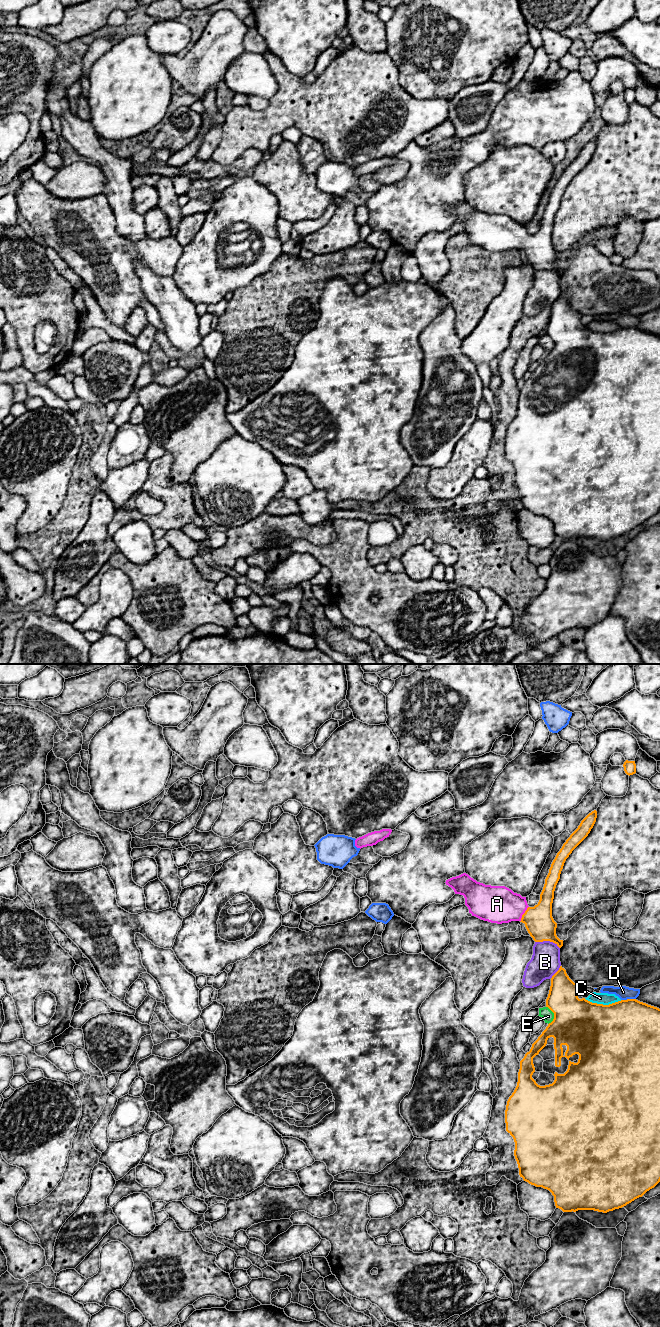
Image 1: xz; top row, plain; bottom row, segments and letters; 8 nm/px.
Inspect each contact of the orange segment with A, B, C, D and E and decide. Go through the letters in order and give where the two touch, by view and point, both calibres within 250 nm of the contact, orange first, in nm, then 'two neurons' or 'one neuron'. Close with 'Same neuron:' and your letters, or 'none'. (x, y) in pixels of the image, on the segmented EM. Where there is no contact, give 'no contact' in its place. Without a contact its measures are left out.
A: xz (523, 914) | 240/300 nm | one neuron
B: xz (547, 940) | 240/240 nm | two neurons
C: xz (602, 1004) | 500/100 nm | two neurons
D: xz (628, 999) | 500/110 nm | two neurons
E: xz (554, 1015) | 420/90 nm | two neurons
Same neuron: A

